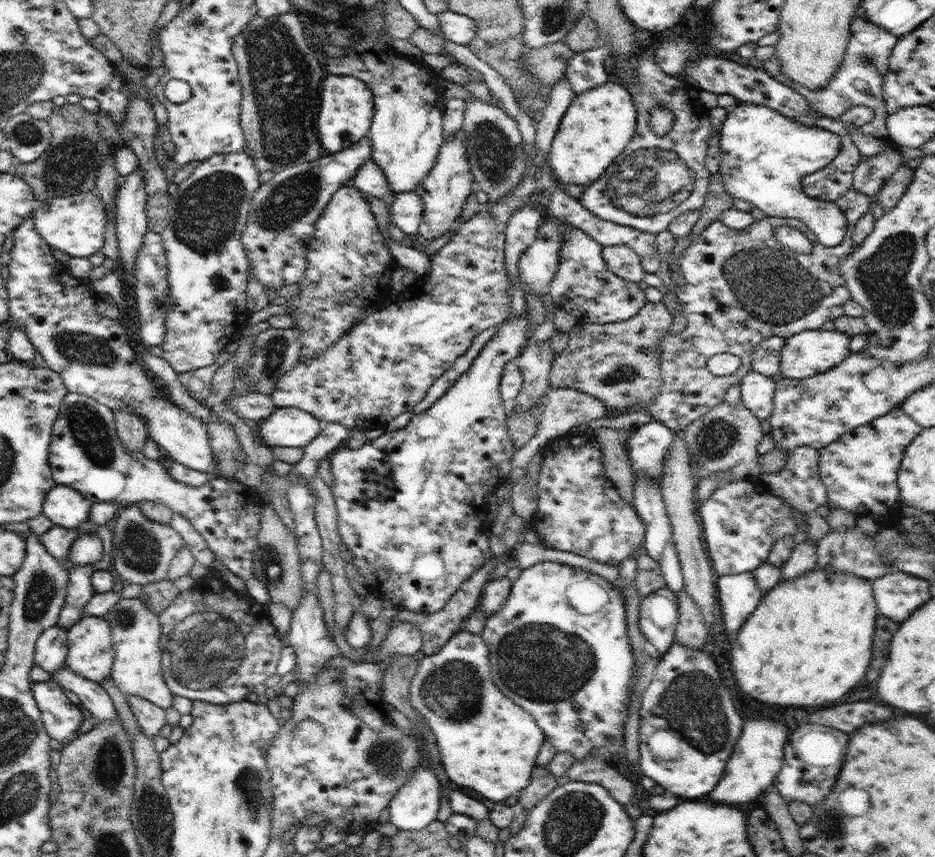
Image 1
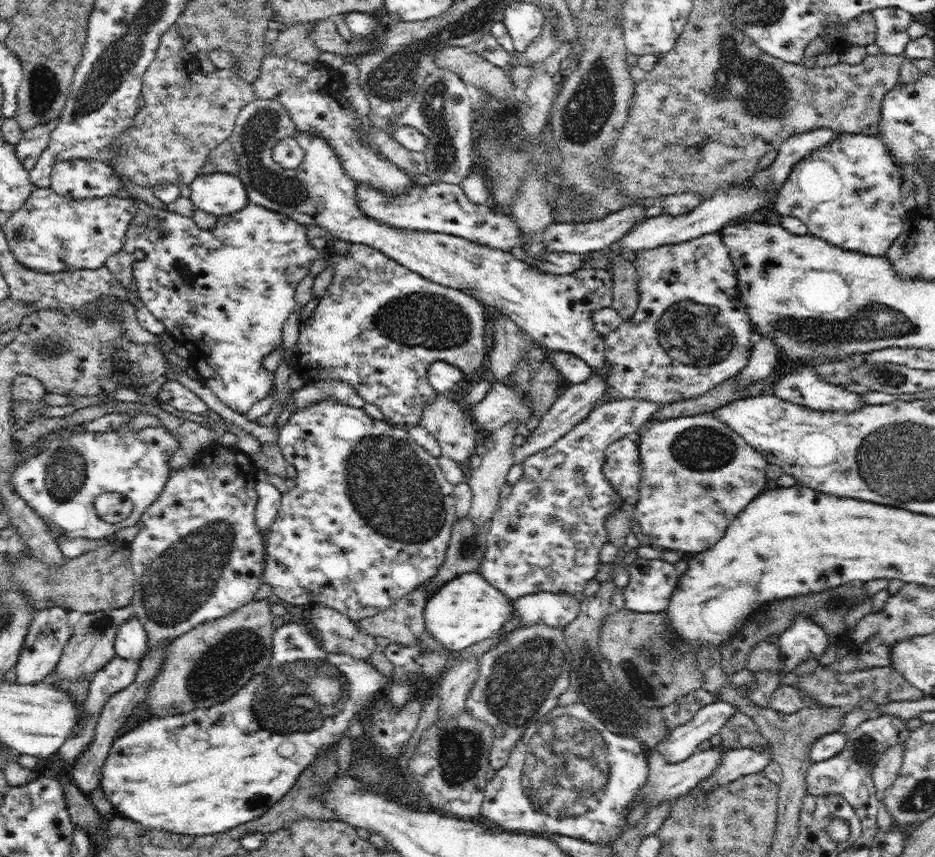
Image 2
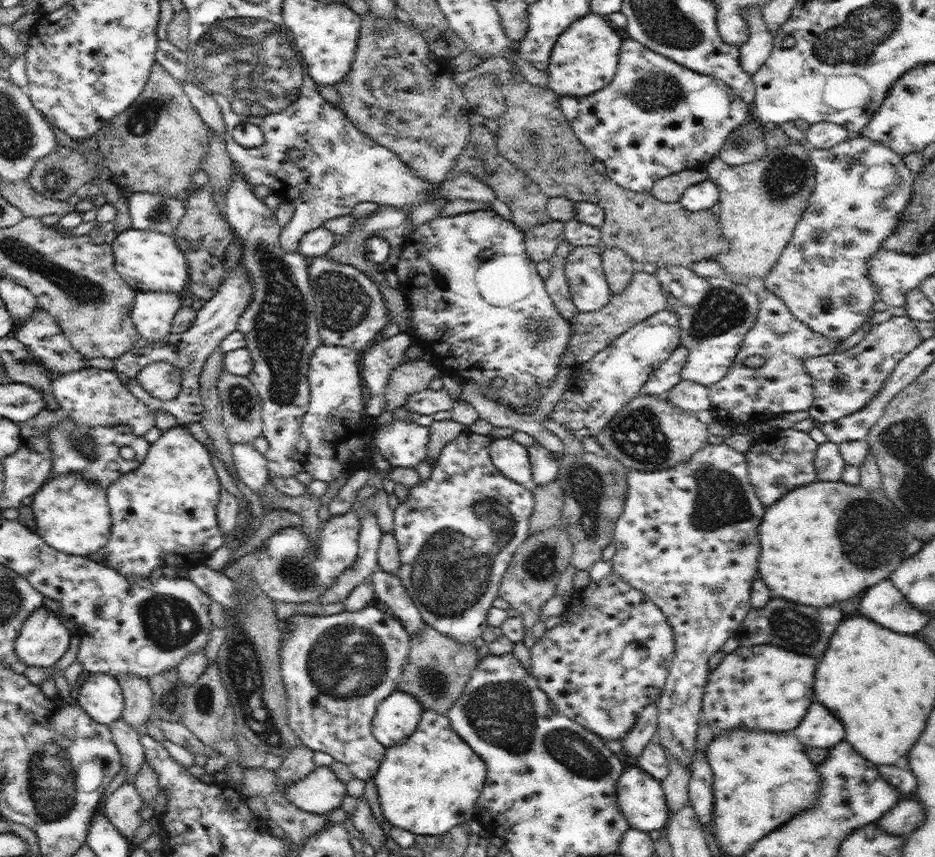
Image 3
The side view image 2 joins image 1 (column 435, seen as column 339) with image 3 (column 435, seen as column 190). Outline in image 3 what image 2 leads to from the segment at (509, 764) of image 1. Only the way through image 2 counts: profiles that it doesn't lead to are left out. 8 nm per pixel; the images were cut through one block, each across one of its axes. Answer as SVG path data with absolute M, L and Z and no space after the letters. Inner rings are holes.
M426 709L414 732L404 742L385 750L374 782L384 820L396 828L437 836L474 817L478 797L484 789L486 764L452 730L450 720Z

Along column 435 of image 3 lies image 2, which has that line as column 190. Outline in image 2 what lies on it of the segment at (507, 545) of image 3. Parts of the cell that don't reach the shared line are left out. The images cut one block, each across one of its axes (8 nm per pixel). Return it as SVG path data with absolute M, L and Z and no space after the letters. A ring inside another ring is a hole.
M213 443L212 445L208 446L208 448L204 449L200 453L196 453L193 456L193 460L190 460L190 466L186 466L184 470L174 470L173 468L169 468L169 478L168 482L166 482L166 486L164 486L164 490L160 492L160 496L158 496L158 500L156 500L156 503L153 503L149 508L148 511L139 518L140 522L138 523L139 531L136 534L134 540L130 543L131 547L131 565L133 568L133 571L135 572L135 586L134 586L134 592L133 592L133 598L131 600L131 607L134 609L134 612L136 612L136 617L138 617L138 620L144 625L144 629L146 629L146 634L148 636L148 652L144 654L144 657L149 653L149 650L152 647L155 647L156 645L161 645L162 643L165 643L168 639L174 640L177 636L180 636L181 634L184 634L185 632L188 632L188 629L194 628L195 626L198 626L199 624L202 624L203 622L206 622L207 620L222 618L223 616L226 616L227 614L230 614L231 612L234 612L237 608L243 607L245 604L251 603L254 601L254 596L256 596L256 592L258 592L258 588L260 588L260 584L262 584L262 579L260 579L260 576L263 572L264 568L264 558L265 558L265 539L266 539L266 533L262 533L258 530L258 527L255 523L255 516L254 512L256 512L256 504L258 504L257 501L257 490L256 490L256 467L254 466L252 459L250 459L250 456L244 454L243 451L240 449L237 449L235 447L224 447L220 446L219 444Z

